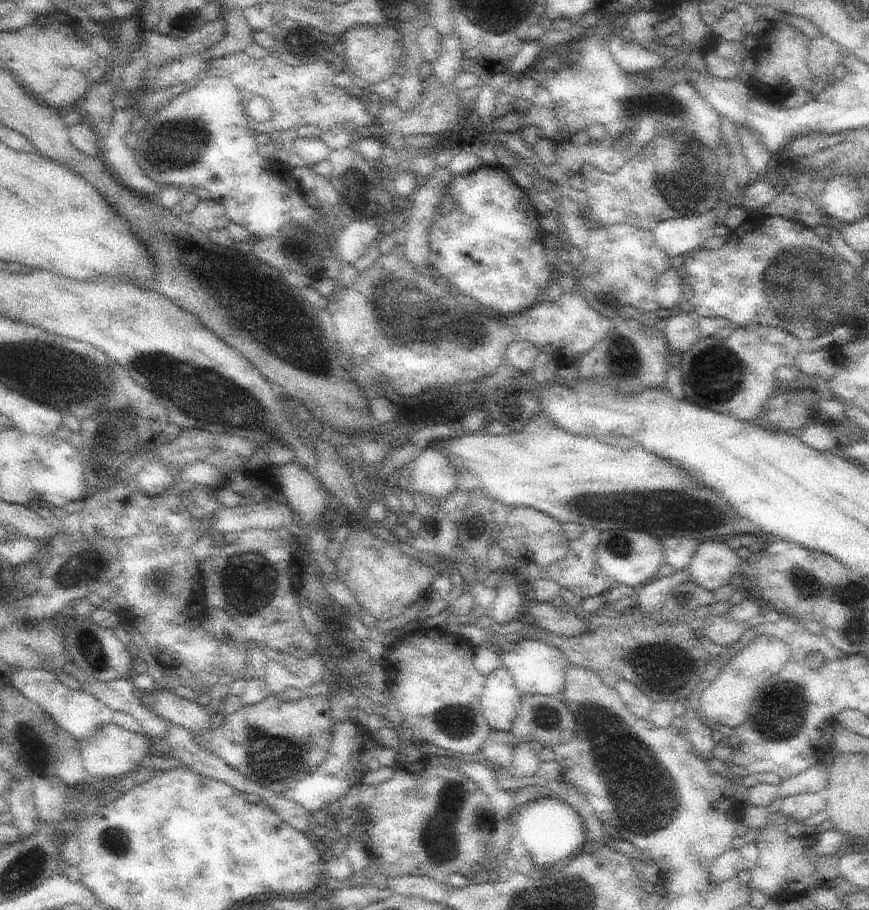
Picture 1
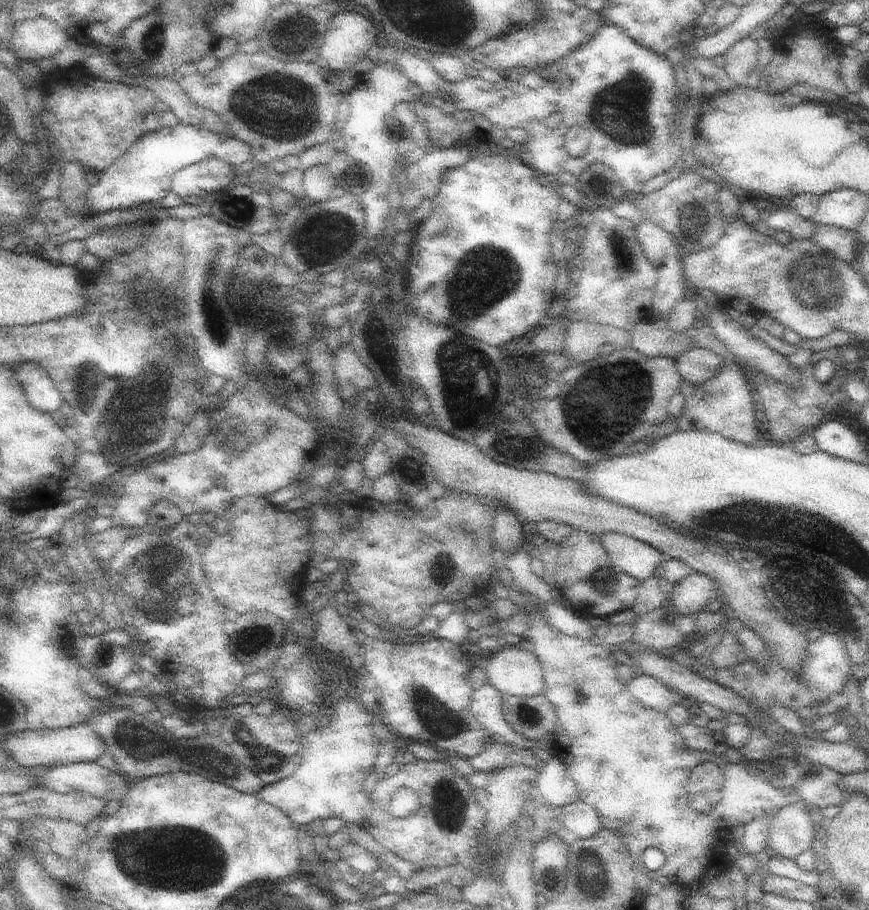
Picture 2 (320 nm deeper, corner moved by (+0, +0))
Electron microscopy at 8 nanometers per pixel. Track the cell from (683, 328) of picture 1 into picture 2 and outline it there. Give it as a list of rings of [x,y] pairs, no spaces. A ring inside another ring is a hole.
[[[690,348],[673,358],[680,376],[691,385],[704,384],[718,376],[724,359],[706,348]]]

